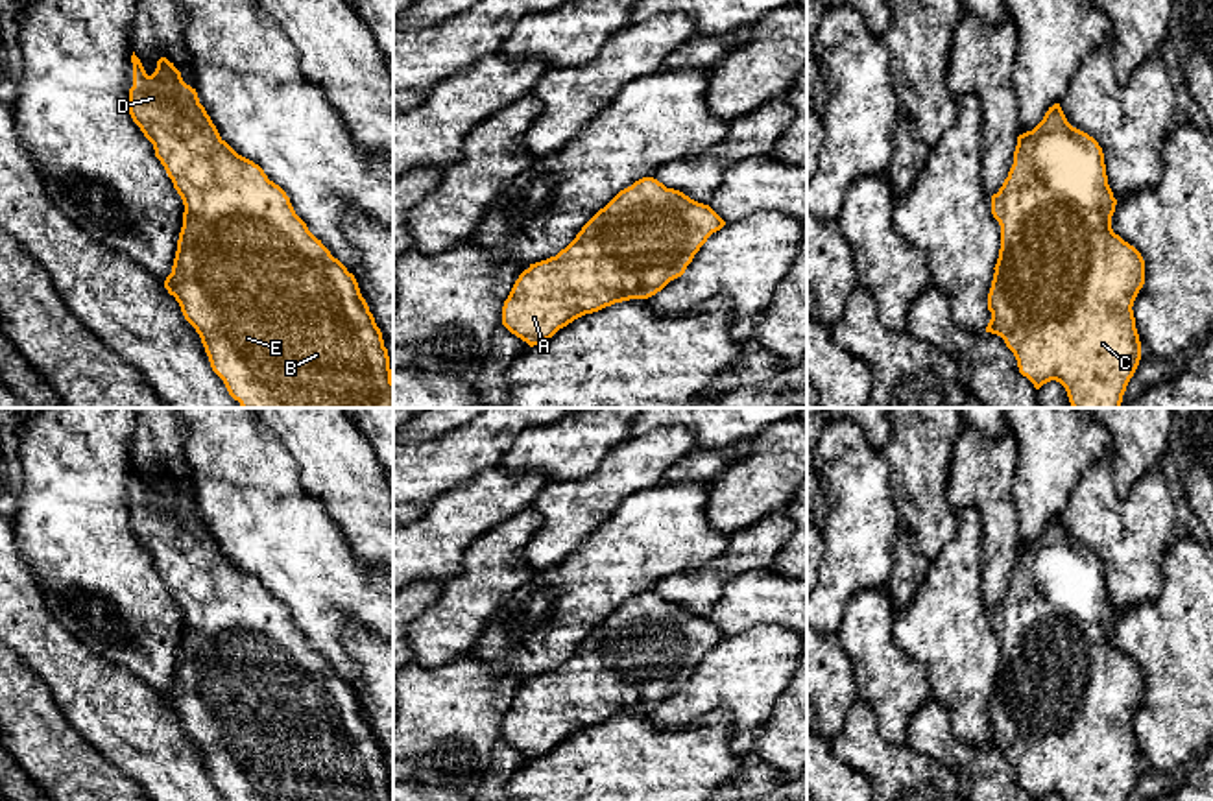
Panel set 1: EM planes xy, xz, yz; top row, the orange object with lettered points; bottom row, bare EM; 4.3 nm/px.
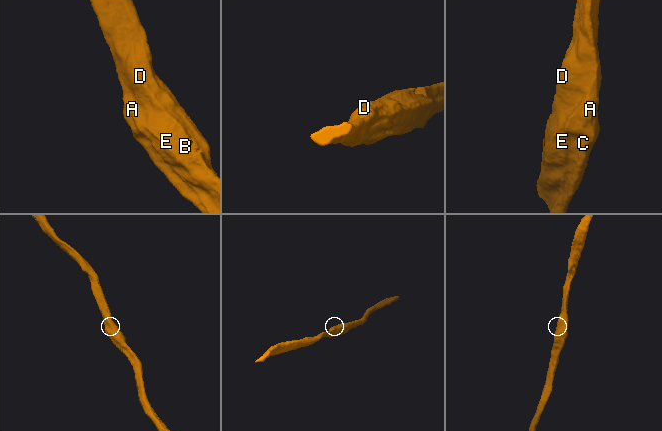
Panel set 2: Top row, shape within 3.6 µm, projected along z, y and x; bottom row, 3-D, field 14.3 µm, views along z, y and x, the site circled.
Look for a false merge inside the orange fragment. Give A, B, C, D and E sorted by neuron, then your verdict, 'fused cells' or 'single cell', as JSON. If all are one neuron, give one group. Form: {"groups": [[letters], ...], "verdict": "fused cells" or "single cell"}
{"groups": [["A", "B", "C", "D", "E"]], "verdict": "single cell"}

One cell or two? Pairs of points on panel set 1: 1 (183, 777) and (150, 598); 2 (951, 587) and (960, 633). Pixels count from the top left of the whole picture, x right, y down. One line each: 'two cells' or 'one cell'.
1: two cells
2: one cell

